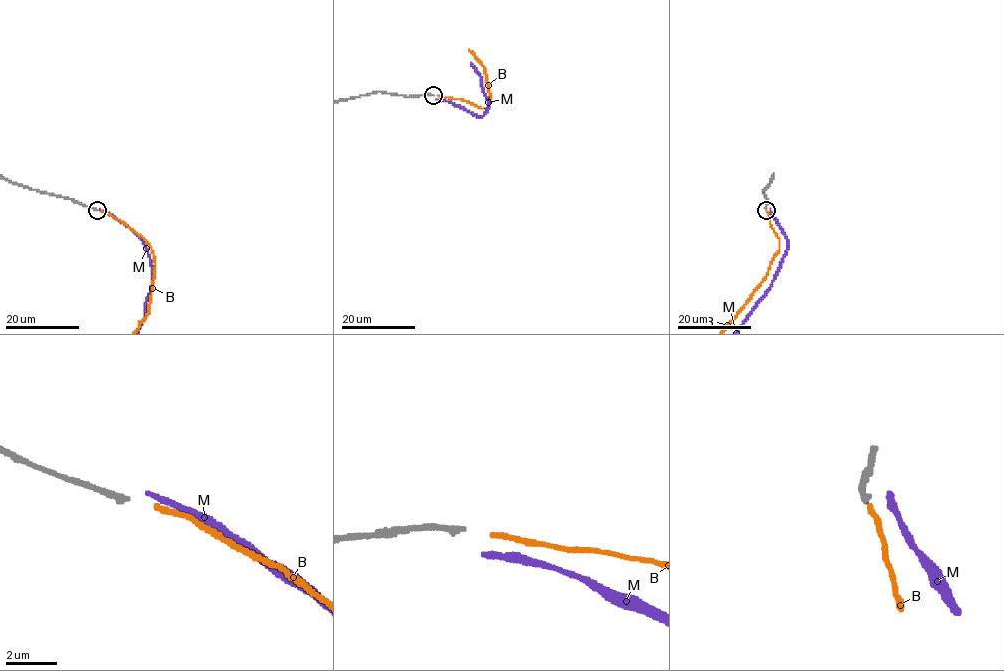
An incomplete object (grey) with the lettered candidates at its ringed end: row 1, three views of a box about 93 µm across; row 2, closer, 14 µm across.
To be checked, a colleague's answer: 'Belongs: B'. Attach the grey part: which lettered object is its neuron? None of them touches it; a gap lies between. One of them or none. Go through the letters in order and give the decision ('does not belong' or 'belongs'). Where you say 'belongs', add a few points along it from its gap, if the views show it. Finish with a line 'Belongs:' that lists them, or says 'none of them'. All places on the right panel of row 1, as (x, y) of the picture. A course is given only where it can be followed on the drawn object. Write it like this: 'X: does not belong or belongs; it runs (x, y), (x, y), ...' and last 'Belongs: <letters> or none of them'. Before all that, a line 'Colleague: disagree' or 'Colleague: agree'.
Colleague: agree
B: belongs
M: does not belong
Belongs: B

